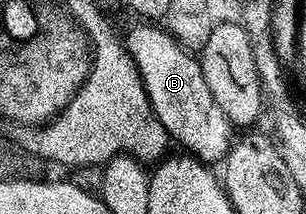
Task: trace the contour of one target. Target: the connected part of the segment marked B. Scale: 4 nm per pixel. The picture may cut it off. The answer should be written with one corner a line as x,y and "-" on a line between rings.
158,26
146,27
150,28
134,28
124,36
124,47
138,67
152,110
160,118
167,137
171,141
179,140
187,153
203,162
225,161
232,147
232,125
224,110
216,106
208,82
204,82
201,63
176,44
169,32

